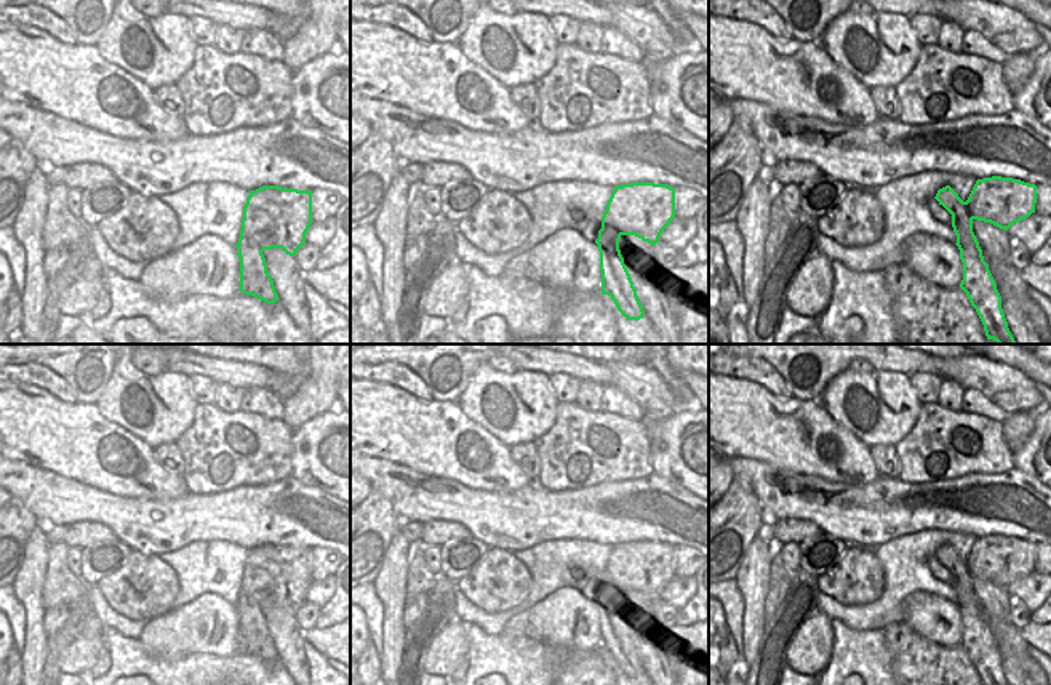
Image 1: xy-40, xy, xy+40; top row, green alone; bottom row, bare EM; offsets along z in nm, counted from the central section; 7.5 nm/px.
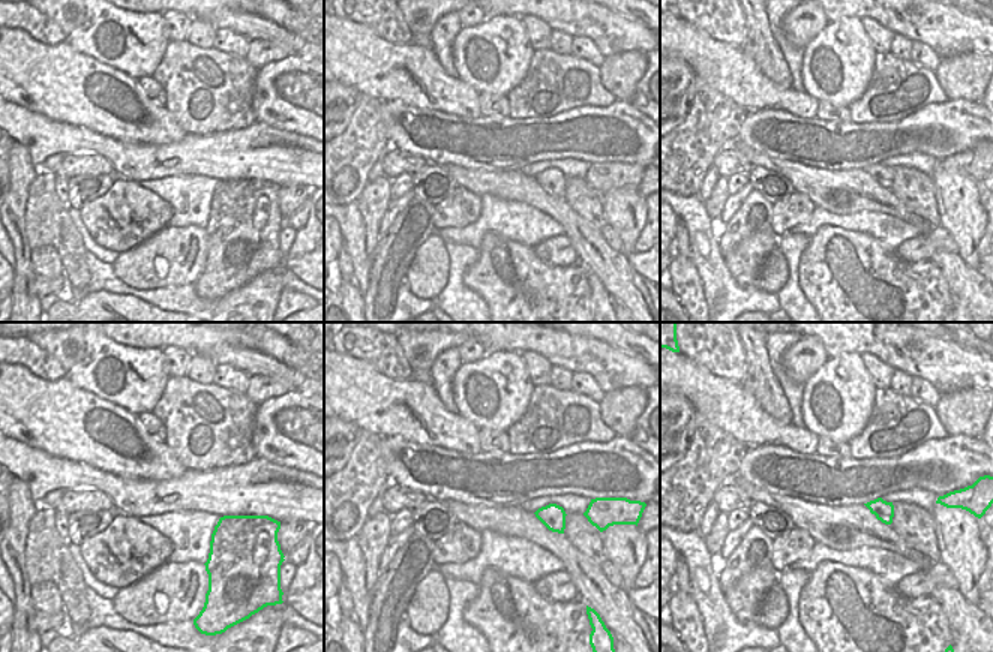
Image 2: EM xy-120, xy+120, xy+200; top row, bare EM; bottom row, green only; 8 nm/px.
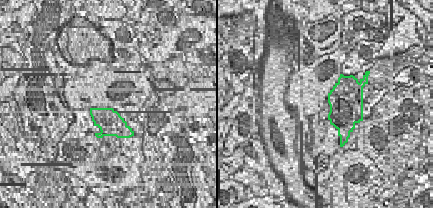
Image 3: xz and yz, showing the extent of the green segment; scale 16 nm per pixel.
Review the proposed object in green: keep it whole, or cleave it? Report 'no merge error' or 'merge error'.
merge error

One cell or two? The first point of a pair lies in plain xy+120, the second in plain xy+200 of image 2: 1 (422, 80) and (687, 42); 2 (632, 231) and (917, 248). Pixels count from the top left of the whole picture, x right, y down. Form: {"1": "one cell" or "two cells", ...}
{"1": "one cell", "2": "two cells"}

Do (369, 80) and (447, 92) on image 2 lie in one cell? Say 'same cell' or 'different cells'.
same cell

